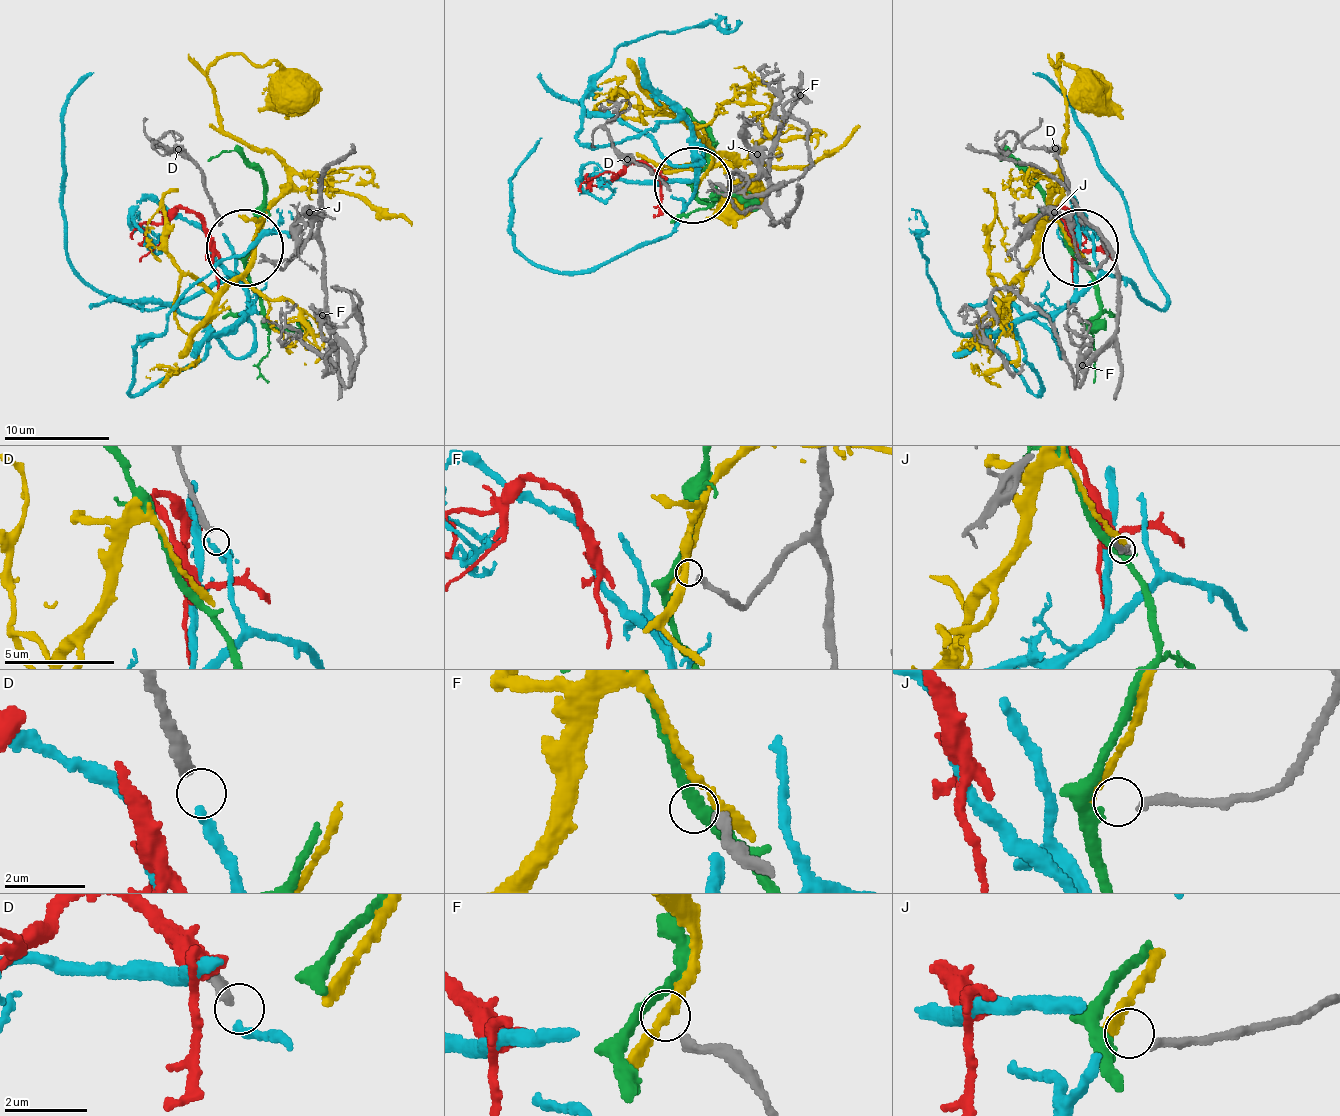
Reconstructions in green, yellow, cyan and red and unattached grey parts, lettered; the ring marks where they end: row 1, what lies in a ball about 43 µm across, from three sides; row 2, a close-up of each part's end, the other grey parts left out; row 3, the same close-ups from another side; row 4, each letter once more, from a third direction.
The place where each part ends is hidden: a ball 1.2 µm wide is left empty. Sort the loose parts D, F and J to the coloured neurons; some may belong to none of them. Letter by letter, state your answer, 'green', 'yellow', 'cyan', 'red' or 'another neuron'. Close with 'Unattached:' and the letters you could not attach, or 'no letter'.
D: cyan
F: another neuron
J: green
Unattached: F

